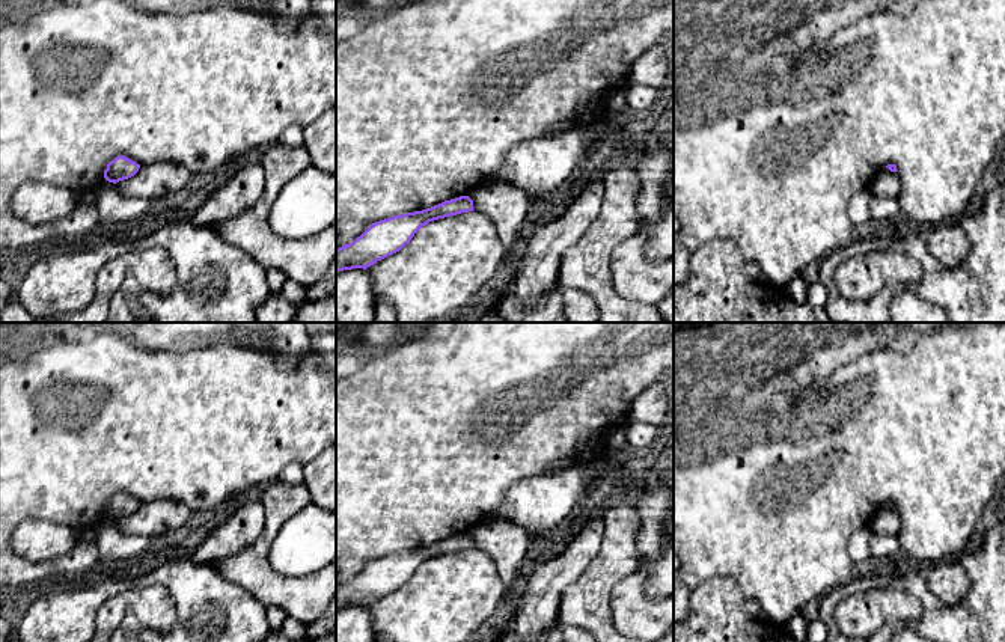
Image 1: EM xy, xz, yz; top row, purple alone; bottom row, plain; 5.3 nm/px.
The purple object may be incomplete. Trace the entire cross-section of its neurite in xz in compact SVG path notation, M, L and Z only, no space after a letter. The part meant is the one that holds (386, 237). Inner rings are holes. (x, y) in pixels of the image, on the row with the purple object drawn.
M460 196L422 211L375 222L353 243L336 249L336 273L353 268L366 270L377 261L399 252L429 222L469 211L473 211L473 200L469 196Z

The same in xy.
M118 155L107 164L107 169L104 170L104 178L105 181L116 184L119 181L134 176L139 169L140 164L137 164L136 161L124 155Z

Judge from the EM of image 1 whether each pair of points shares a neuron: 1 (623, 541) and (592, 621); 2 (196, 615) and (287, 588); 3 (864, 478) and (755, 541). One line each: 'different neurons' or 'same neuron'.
1: same neuron
2: different neurons
3: same neuron

